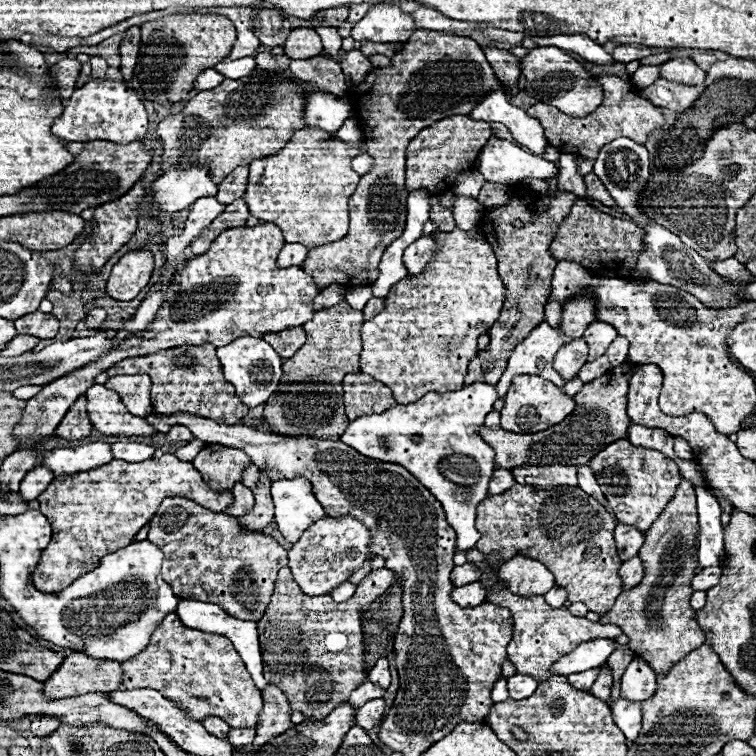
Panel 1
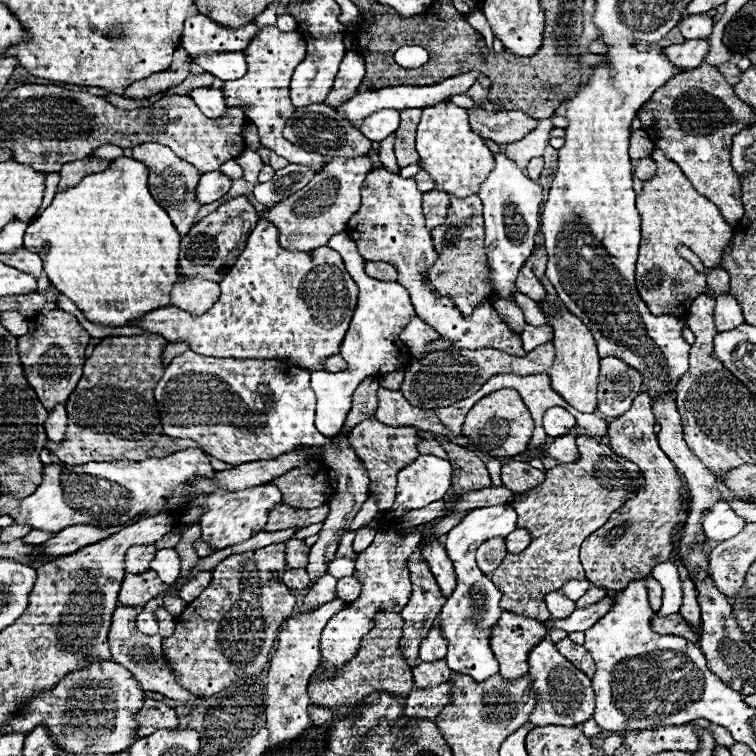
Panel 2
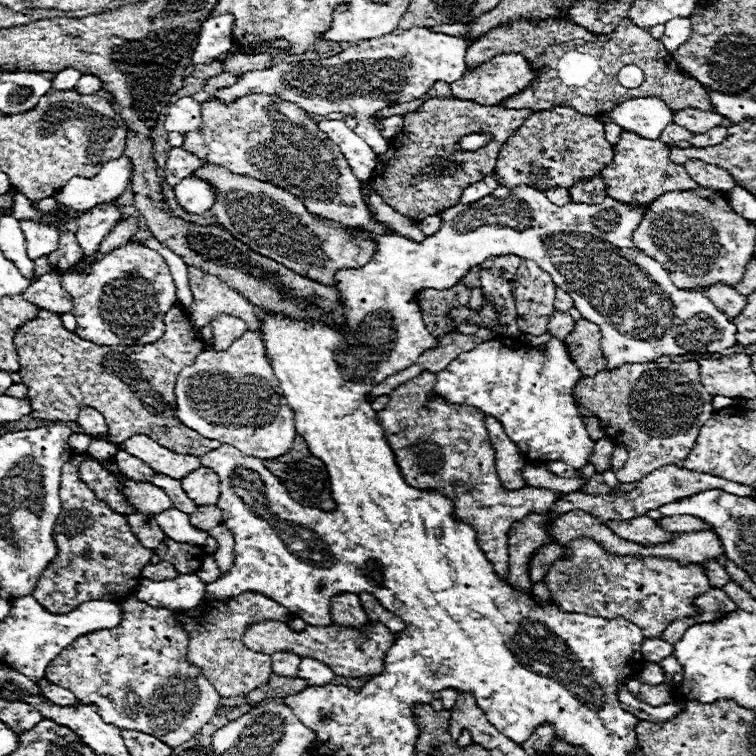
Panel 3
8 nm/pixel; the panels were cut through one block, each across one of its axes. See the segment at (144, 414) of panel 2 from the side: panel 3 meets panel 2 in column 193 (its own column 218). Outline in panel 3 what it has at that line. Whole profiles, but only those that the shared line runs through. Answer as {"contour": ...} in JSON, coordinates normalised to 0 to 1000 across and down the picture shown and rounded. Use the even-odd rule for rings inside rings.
{"contour":[[[230,405],[217,415],[220,439],[212,450],[188,458],[130,458],[108,450],[82,431],[77,415],[53,410],[50,421],[34,426],[21,442],[29,508],[37,511],[34,529],[42,532],[45,556],[101,558],[108,537],[132,542],[143,558],[143,577],[151,587],[177,574],[190,574],[212,590],[235,601],[272,601],[291,585],[259,574],[259,569],[233,556],[230,508],[238,489],[272,463],[265,439],[254,434],[249,413]],[[188,508],[188,511],[180,511]],[[214,524],[214,529],[209,529]]]}

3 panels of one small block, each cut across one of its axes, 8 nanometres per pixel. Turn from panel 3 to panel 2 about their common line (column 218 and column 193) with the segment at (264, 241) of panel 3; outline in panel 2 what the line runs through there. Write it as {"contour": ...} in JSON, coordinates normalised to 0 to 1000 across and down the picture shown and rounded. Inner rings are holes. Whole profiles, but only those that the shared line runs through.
{"contour":[[[206,188],[183,190],[175,198],[177,198],[177,209],[190,214],[198,222],[198,238],[196,238],[198,257],[222,280],[233,304],[243,312],[251,304],[251,299],[257,299],[262,294],[259,286],[262,286],[265,275],[270,272],[270,270],[259,267],[259,241],[265,241],[265,228],[254,217],[233,209],[233,204],[228,204],[228,198],[222,198],[222,193],[214,193]]]}

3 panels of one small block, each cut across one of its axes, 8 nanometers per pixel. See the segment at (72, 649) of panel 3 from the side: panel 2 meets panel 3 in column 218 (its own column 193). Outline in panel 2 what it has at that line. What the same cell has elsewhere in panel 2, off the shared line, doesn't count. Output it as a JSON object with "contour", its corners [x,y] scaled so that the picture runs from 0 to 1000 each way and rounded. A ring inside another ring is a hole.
{"contour":[[[156,802],[151,807],[151,815],[148,815],[148,828],[146,828],[146,836],[143,836],[143,852],[146,852],[146,860],[148,860],[148,873],[161,878],[164,884],[185,884],[185,886],[175,886],[177,897],[185,902],[188,913],[198,913],[198,915],[212,915],[214,921],[220,923],[228,923],[228,926],[238,926],[238,929],[254,929],[259,926],[257,918],[251,918],[249,913],[243,913],[233,897],[230,897],[230,889],[225,886],[225,881],[220,878],[217,873],[217,865],[214,865],[214,844],[196,844],[190,839],[185,839],[180,833],[180,815],[183,815],[183,807],[175,804],[175,802]]]}

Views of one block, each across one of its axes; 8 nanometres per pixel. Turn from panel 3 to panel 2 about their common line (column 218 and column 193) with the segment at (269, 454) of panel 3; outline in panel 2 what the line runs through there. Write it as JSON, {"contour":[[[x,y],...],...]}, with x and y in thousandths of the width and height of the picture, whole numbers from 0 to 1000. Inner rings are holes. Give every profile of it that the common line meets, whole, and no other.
{"contour":[[[246,463],[222,481],[217,497],[204,513],[204,526],[212,542],[217,574],[228,579],[251,579],[278,603],[310,616],[339,608],[360,608],[397,590],[426,590],[434,585],[434,579],[415,563],[418,521],[410,513],[410,492],[378,484],[370,476],[283,474]]]}

